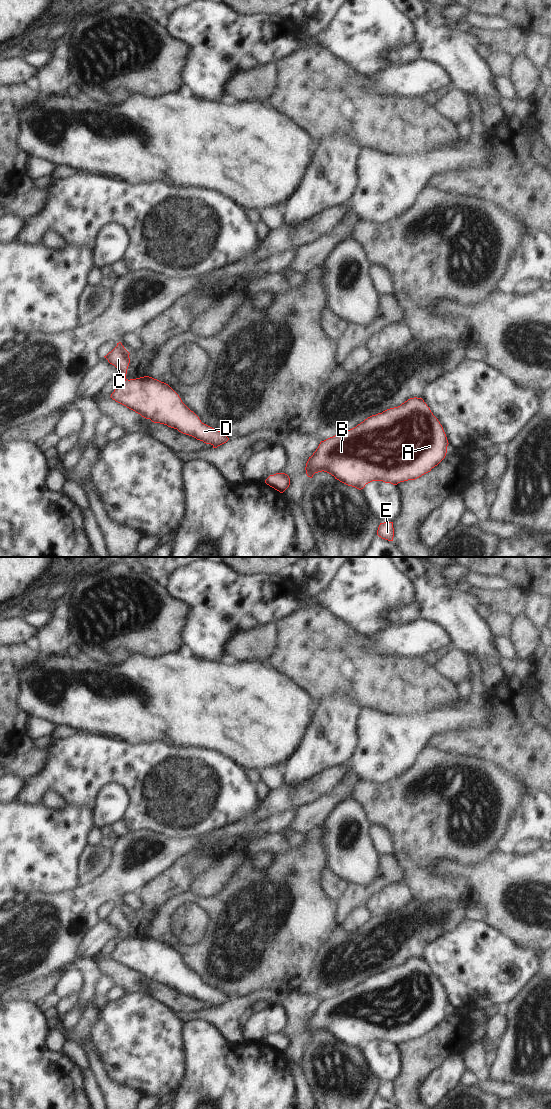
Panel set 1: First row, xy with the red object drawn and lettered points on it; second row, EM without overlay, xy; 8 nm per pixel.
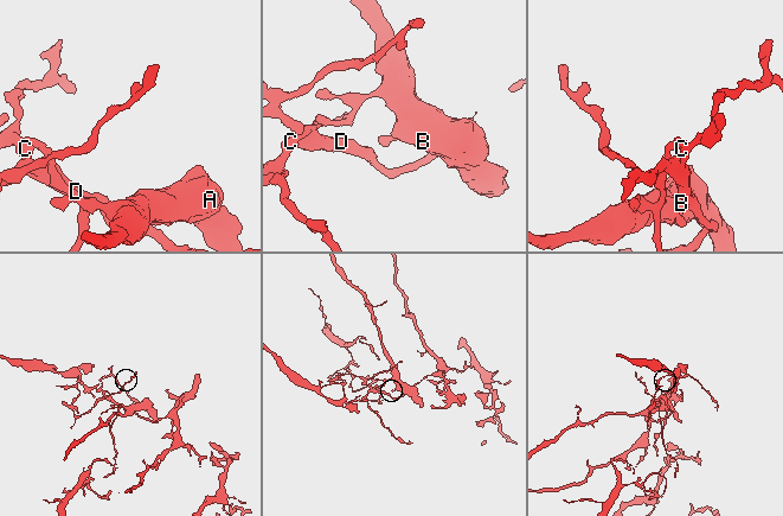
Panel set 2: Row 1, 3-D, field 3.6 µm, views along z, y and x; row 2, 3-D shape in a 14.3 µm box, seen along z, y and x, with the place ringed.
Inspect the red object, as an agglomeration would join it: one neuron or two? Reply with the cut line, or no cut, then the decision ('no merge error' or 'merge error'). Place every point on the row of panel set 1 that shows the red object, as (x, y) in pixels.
cut in xy along (124, 379), (118, 381); merge error

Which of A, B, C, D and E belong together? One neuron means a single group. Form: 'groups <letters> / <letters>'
groups A B C / D E

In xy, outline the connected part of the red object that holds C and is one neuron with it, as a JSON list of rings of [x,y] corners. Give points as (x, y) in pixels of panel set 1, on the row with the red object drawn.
[[[121,342],[117,343],[117,346],[104,356],[108,362],[114,365],[118,371],[118,381],[126,379],[127,369],[130,363],[129,352],[124,348]]]

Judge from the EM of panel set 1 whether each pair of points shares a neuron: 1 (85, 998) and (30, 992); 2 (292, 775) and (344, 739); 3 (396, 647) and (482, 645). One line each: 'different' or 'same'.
1: different
2: same
3: different

